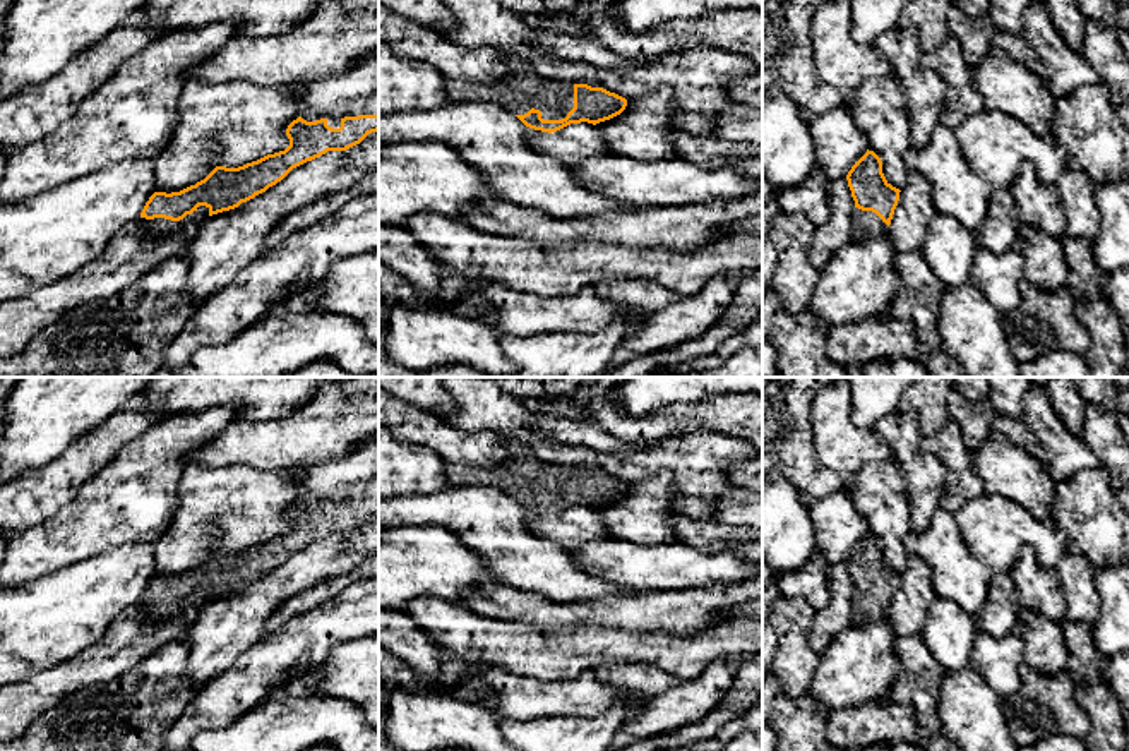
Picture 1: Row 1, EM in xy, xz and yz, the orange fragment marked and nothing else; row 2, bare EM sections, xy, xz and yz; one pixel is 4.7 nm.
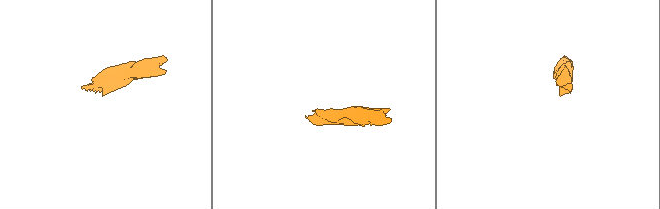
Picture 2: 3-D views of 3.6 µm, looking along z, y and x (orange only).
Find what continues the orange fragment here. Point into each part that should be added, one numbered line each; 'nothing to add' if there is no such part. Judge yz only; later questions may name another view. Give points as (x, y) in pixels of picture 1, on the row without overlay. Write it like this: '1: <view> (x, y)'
1: yz (866, 607)

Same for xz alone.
1: xz (523, 474)

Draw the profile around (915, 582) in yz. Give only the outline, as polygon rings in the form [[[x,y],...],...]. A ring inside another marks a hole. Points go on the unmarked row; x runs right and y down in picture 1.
[[[910,556],[887,614],[898,638],[922,634],[927,609],[934,598],[932,569],[920,557]]]

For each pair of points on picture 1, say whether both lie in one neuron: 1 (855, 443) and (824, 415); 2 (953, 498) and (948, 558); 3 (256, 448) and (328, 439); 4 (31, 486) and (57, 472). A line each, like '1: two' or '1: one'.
1: one
2: two
3: one
4: one

